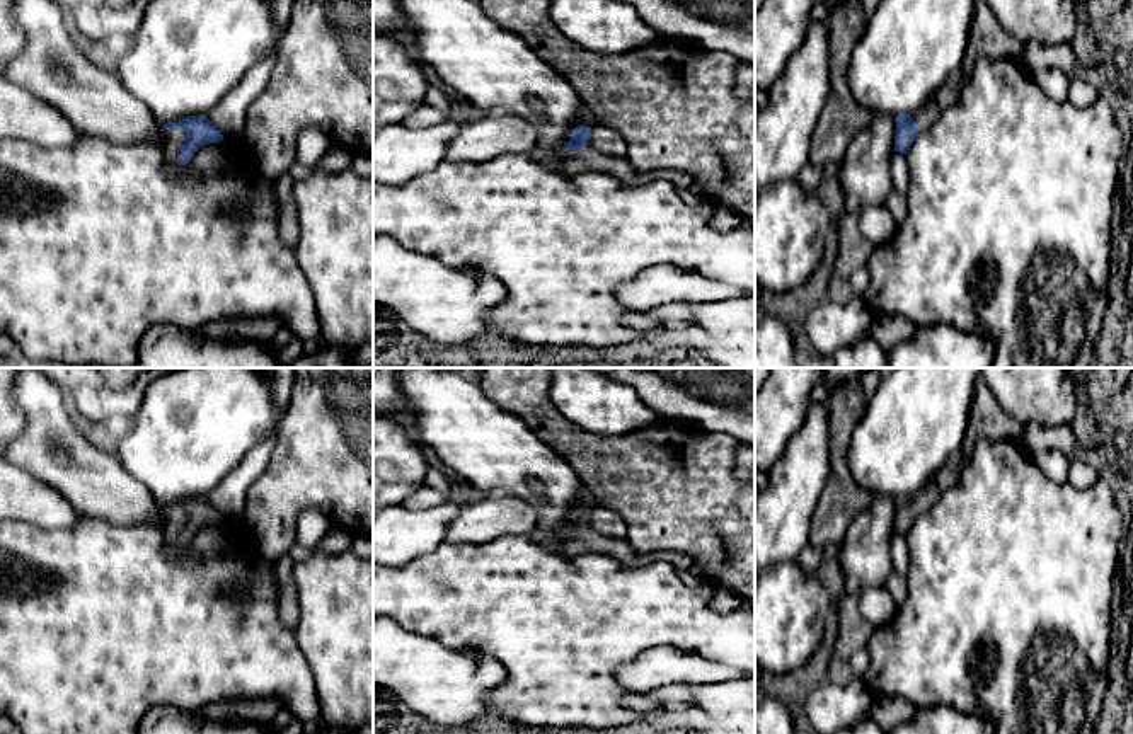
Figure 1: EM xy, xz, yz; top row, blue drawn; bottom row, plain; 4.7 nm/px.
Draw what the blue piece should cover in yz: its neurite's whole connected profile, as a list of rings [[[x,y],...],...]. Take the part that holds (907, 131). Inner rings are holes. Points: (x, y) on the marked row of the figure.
[[[978,0],[975,5],[969,43],[963,65],[947,77],[939,92],[920,111],[913,116],[903,114],[894,118],[896,129],[893,152],[906,155],[918,135],[925,133],[939,121],[942,112],[958,100],[981,56],[1021,61],[1022,53],[1024,43],[1012,37],[998,24],[990,7],[983,0]]]

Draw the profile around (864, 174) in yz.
[[[879,114],[860,129],[843,153],[838,179],[847,204],[859,209],[883,206],[893,191],[891,155],[894,150],[894,118]]]

